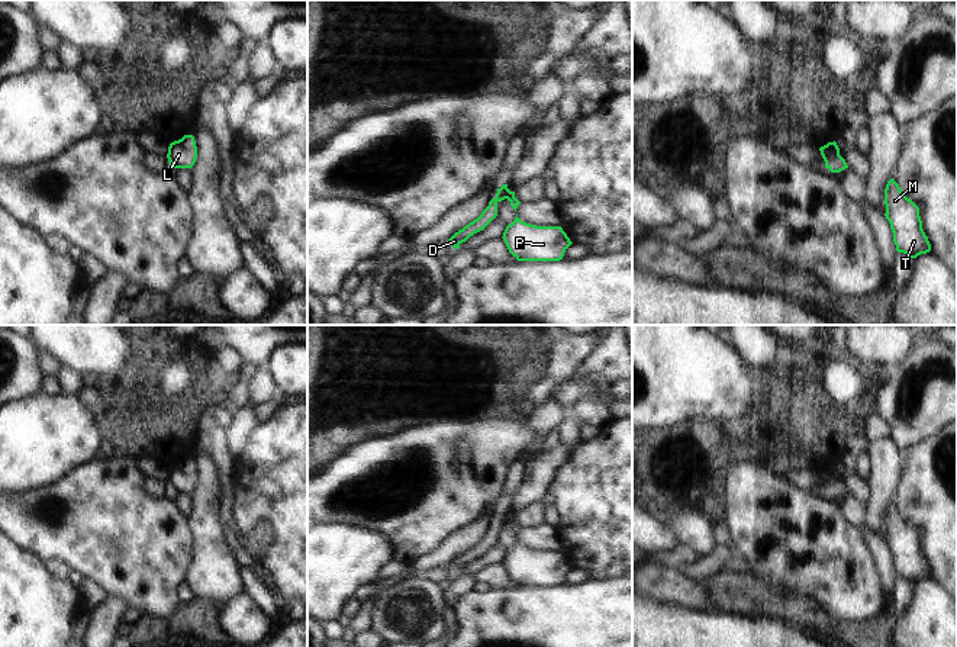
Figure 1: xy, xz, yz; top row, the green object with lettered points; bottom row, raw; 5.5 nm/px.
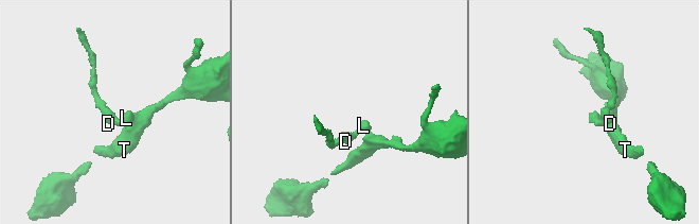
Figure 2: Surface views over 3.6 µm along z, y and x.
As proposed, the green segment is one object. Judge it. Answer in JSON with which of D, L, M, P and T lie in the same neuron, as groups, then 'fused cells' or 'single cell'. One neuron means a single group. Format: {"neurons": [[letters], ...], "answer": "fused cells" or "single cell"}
{"neurons": [["D"], ["L", "M", "P", "T"]], "answer": "fused cells"}

